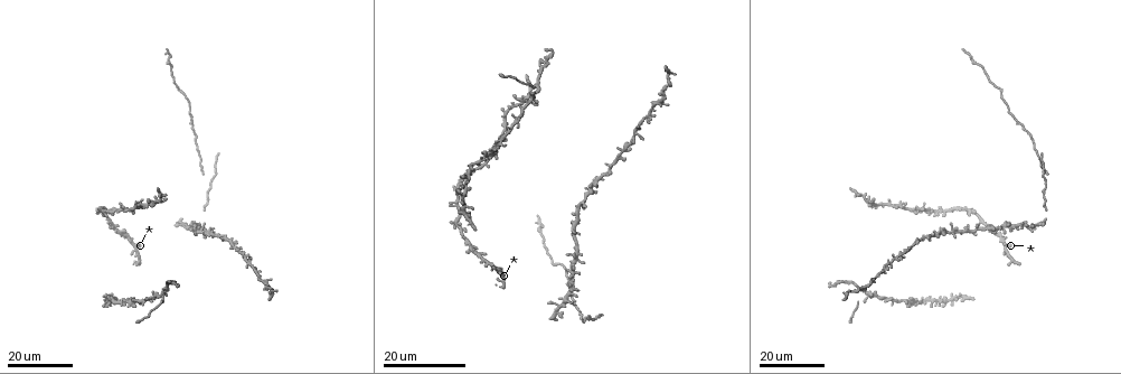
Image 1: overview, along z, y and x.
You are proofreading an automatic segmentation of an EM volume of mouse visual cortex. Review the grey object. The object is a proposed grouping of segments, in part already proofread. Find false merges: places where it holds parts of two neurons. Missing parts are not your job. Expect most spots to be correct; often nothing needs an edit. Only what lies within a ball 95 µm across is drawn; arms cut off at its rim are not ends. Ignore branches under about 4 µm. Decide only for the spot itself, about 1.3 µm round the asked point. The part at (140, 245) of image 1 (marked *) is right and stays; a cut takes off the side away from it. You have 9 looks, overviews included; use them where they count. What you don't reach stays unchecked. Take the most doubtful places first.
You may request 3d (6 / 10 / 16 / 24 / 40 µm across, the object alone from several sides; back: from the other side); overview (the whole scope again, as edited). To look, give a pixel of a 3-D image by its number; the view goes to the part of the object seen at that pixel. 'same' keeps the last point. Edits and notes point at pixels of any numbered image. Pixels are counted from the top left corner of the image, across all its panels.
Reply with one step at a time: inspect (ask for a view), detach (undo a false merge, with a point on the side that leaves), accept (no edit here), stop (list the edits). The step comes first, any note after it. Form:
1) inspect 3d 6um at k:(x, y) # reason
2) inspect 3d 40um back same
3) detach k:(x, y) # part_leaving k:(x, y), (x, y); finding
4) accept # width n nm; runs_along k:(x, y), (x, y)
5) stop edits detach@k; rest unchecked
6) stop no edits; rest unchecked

inspect 3d 16um at 1:(534, 99) # four or more arms meet

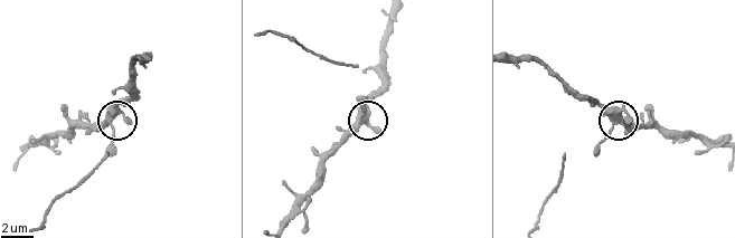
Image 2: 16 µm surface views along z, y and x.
inspect 3d 6um at 2:(613, 122)

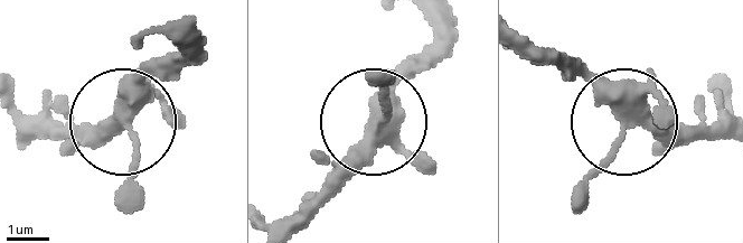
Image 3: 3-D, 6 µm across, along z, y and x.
accept # width 370 nm; runs_along 3:(26, 139), (122, 129), (133, 147), (133, 207); all the same neuron

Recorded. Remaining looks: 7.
inspect 3d 16um at 1:(620, 153) # three arms meet

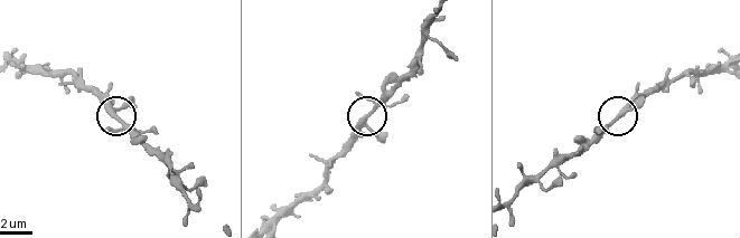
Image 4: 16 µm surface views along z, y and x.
inspect 3d 10um at 4:(121, 122) # zoom in

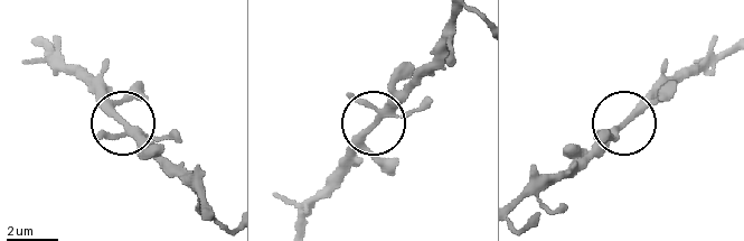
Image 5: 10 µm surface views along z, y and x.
inspect 3d 6um at 5:(623, 120) # closer look

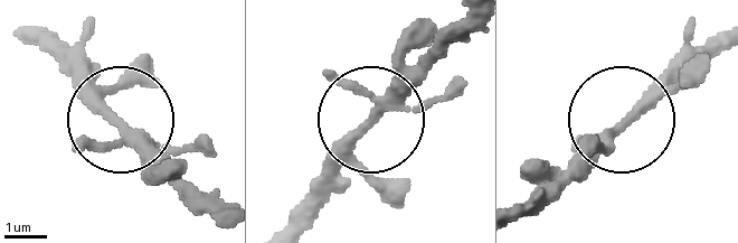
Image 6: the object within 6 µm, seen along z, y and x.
accept # runs_along 6:(34, 43), (183, 181); continuous, no second neuron

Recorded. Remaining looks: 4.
inspect 3d 16um at 1:(538, 82) # side arm on a straight run

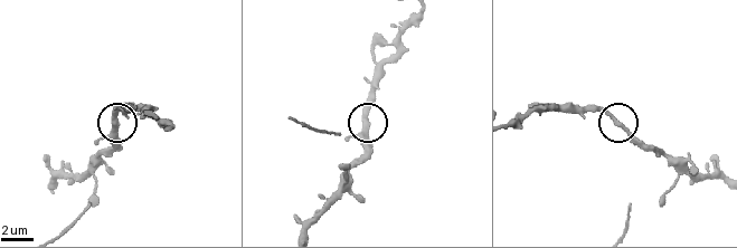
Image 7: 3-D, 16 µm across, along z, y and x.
inspect 3d 10um at 7:(116, 126)

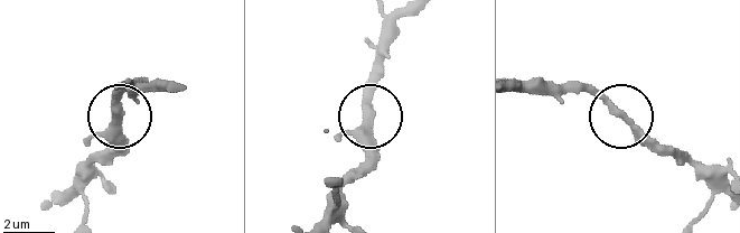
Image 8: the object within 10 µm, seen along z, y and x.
accept # runs_along 8:(727, 192), (644, 140), (605, 102), (569, 84); one neuron here

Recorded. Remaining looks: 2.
inspect 3d 16um at 1:(568, 298) # four-way junction

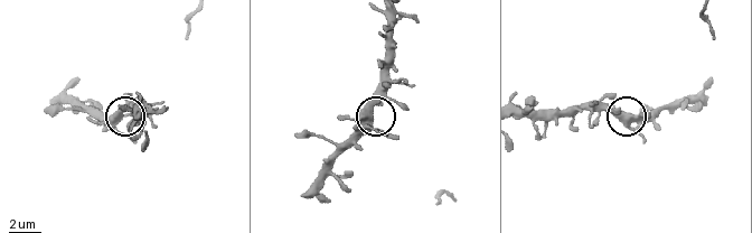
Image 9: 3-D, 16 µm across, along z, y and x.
inspect 3d 10um at 9:(634, 116) # closer look

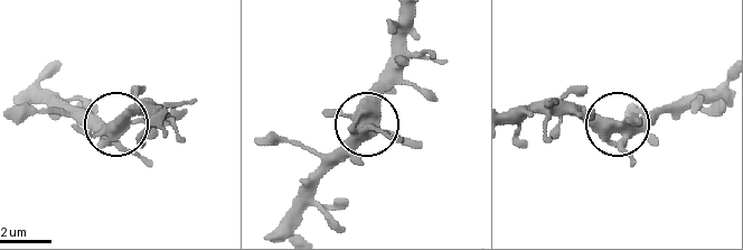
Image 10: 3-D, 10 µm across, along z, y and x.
accept # continuous, no second neuron

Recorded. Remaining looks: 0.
stop no edits; rest unchecked

